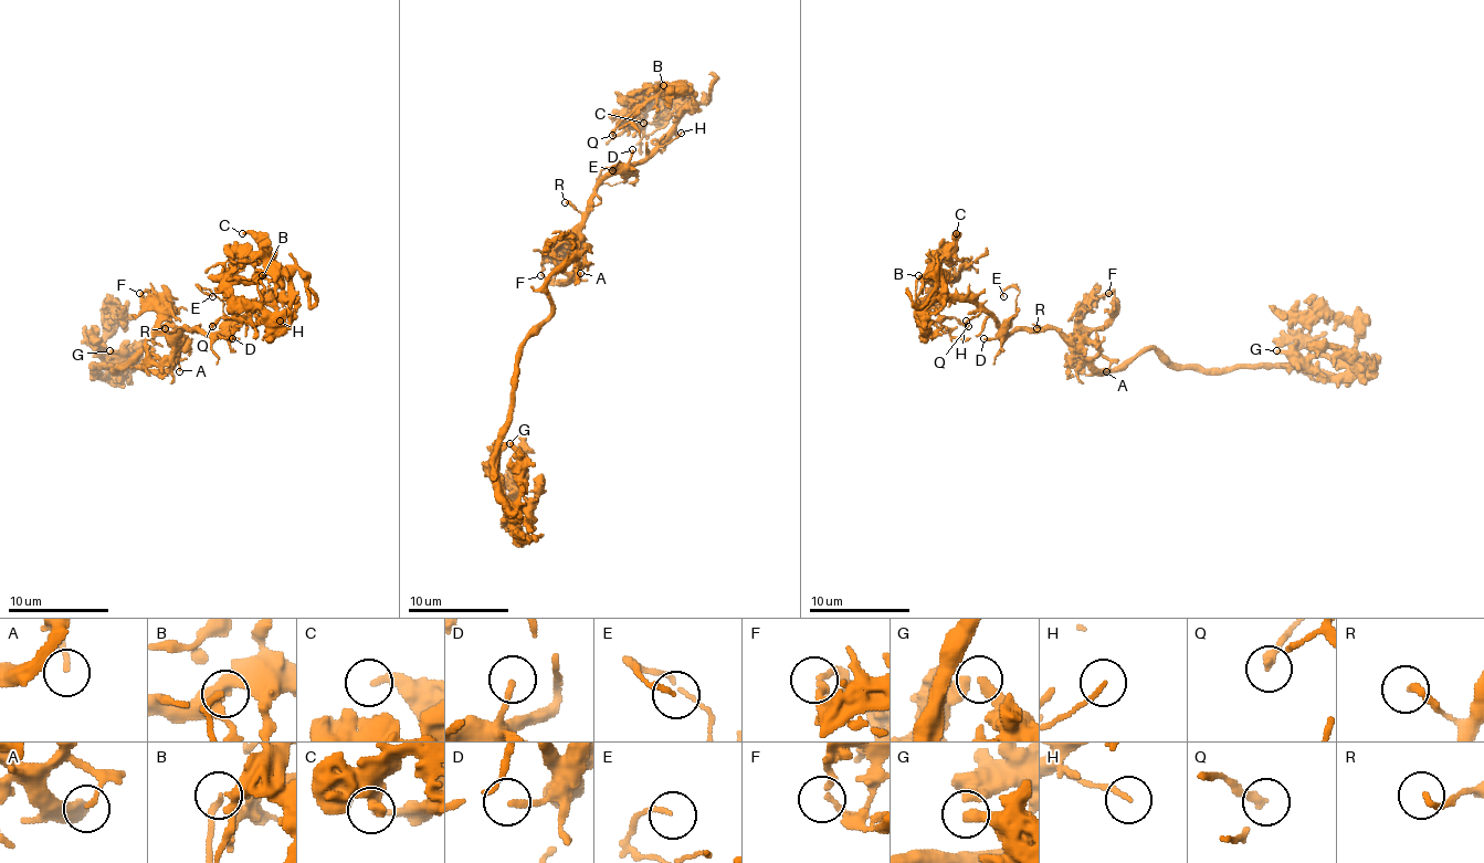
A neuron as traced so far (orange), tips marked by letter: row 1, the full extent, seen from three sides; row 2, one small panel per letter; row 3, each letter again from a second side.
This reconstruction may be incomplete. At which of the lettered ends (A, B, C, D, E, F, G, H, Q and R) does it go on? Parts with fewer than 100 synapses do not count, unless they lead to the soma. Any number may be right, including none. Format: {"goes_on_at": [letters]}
{"goes_on_at": []}

